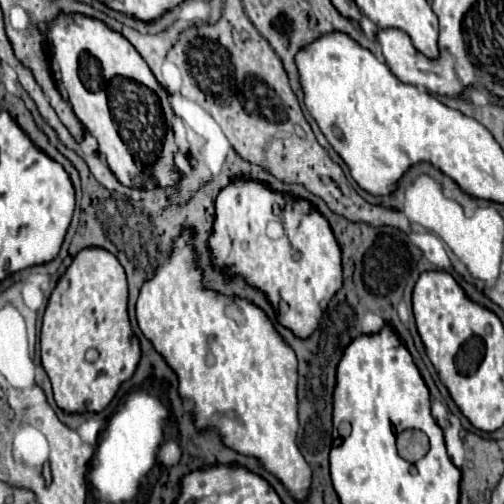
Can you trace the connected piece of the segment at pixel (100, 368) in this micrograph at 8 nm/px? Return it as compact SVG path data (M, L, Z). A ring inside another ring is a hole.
M82 248L68 270L60 276L46 312L40 334L42 346L42 364L48 372L54 388L54 400L64 412L102 412L108 402L114 398L116 390L124 380L128 380L140 360L140 340L132 334L130 318L128 318L128 286L126 274L118 258L104 248ZM90 348L98 350L98 360L88 362L86 352Z

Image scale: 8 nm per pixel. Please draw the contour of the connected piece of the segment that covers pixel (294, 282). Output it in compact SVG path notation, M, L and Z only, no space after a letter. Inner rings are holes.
M232 176L230 184L224 186L216 198L214 234L208 244L214 262L226 274L246 278L254 288L268 296L270 304L278 310L278 320L282 326L290 328L296 336L310 336L310 332L314 332L314 324L318 324L318 316L322 316L322 308L326 308L330 296L342 288L342 252L328 220L308 200L292 200L292 210L286 210L288 200L288 194L272 190L266 182ZM272 222L282 224L284 232L280 238L268 236L268 226Z

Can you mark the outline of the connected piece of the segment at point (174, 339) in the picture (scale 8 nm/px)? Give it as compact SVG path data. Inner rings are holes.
M182 228L180 236L172 242L168 260L156 268L156 274L140 288L136 302L136 318L144 336L174 368L180 382L180 396L194 400L194 412L198 412L198 424L214 424L226 446L240 454L256 456L268 472L280 478L280 482L302 496L310 488L310 468L296 446L298 410L296 410L296 354L278 334L268 314L240 296L222 296L220 292L206 288L202 270L198 268L194 248L194 228Z

